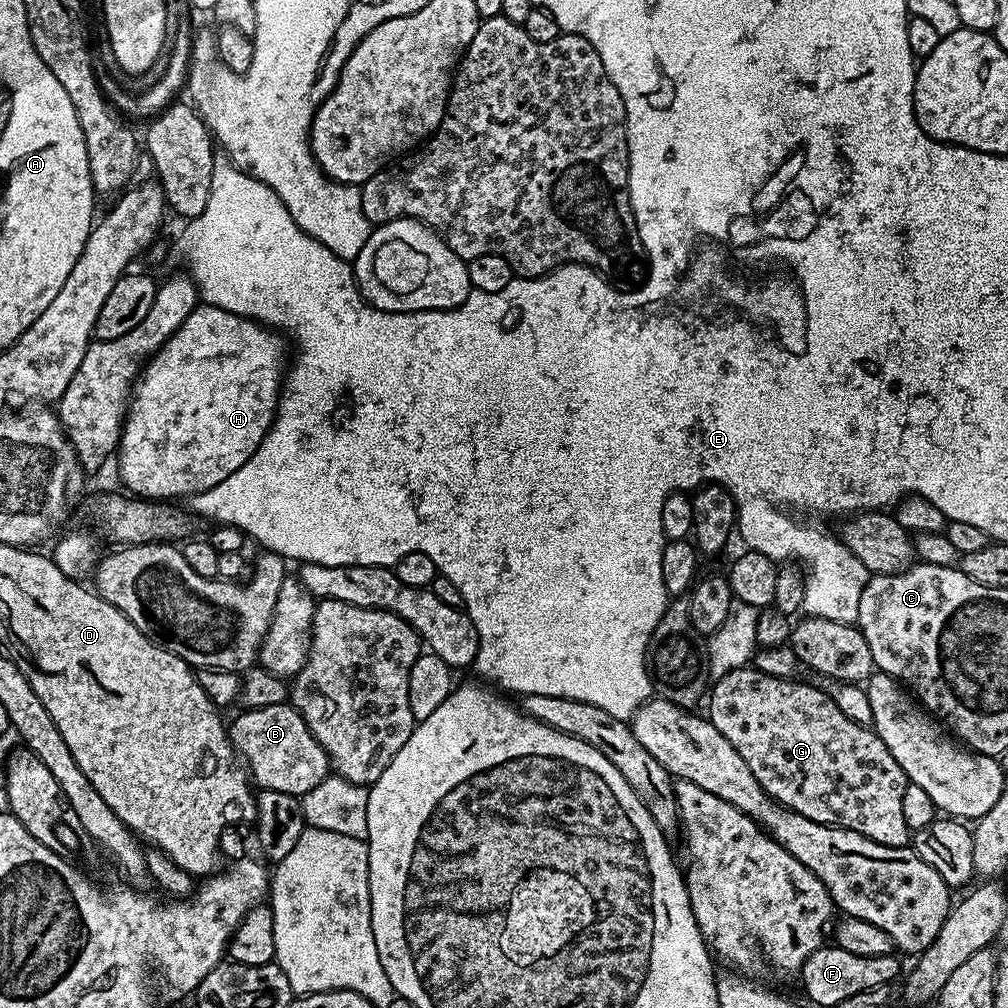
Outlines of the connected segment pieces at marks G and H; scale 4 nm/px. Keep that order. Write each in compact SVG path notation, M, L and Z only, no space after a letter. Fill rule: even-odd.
M752 666L736 668L730 674L719 677L711 685L710 695L706 700L706 705L708 704L707 719L712 721L714 727L722 734L722 738L726 738L726 742L730 742L730 746L734 746L734 750L738 750L738 754L742 754L742 758L746 758L746 766L750 766L750 770L754 770L754 778L758 778L764 792L770 794L785 808L802 814L819 824L830 824L833 828L854 830L882 846L905 847L910 840L910 827L908 828L908 820L904 817L904 791L910 788L910 781L902 770L902 766L898 766L894 754L890 754L886 742L882 742L882 738L875 730L871 727L863 728L862 725L855 724L822 689L815 688L812 684L799 684L798 681L799 679L796 678L779 680L766 675L765 672L757 672Z
M201 303L194 311L190 314L190 318L186 318L186 322L182 322L182 326L175 334L164 343L164 347L158 349L155 356L144 365L142 369L142 378L137 379L134 384L134 391L130 396L130 407L124 418L124 428L120 431L120 444L118 447L118 460L120 456L120 476L124 479L124 484L129 488L127 491L136 498L147 498L152 502L168 502L171 501L171 496L185 496L185 498L191 498L198 492L205 492L210 490L214 486L218 486L218 482L226 482L226 478L230 478L230 474L234 474L234 470L238 470L238 466L242 466L250 457L254 454L254 450L258 450L258 446L262 442L264 435L270 430L272 420L276 416L276 405L280 402L282 395L282 377L286 372L286 363L284 364L284 344L279 340L281 337L277 335L271 328L265 328L262 324L257 324L255 320L247 320L245 316L239 316L233 312L227 312L222 310L218 304L205 304Z

